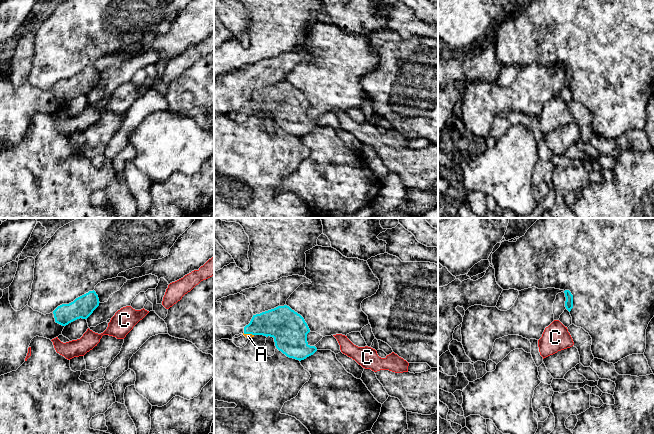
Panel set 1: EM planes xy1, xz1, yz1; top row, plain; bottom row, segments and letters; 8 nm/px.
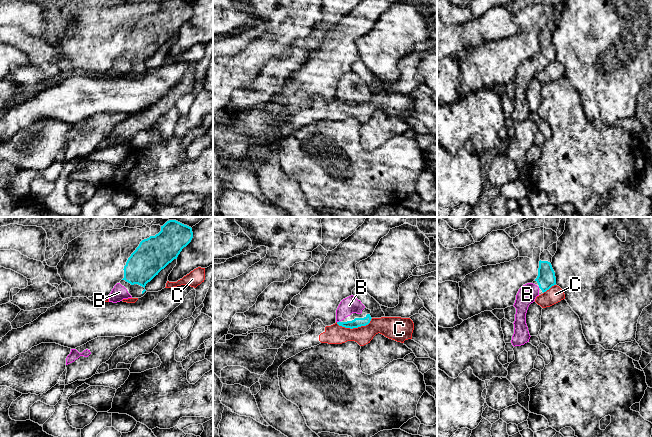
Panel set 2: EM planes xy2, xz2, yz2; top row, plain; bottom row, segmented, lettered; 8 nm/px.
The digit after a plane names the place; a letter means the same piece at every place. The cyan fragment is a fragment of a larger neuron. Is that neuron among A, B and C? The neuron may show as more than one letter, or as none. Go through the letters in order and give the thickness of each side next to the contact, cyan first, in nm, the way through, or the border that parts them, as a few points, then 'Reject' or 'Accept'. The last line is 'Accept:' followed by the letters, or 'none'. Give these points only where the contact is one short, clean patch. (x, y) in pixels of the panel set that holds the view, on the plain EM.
A: Thickness 240 nm (cyan) against 40 nm. Path across: xz1 (277, 99), (260, 100), (248, 109), (248, 112). Accept
B: Thickness 80 nm (cyan) against 140 nm. Path across: xz2 (357, 98), (339, 97), (341, 89), (349, 81). Accept
C: Thickness 80 nm (cyan) against 160 nm. Reject
Accept: A, B

